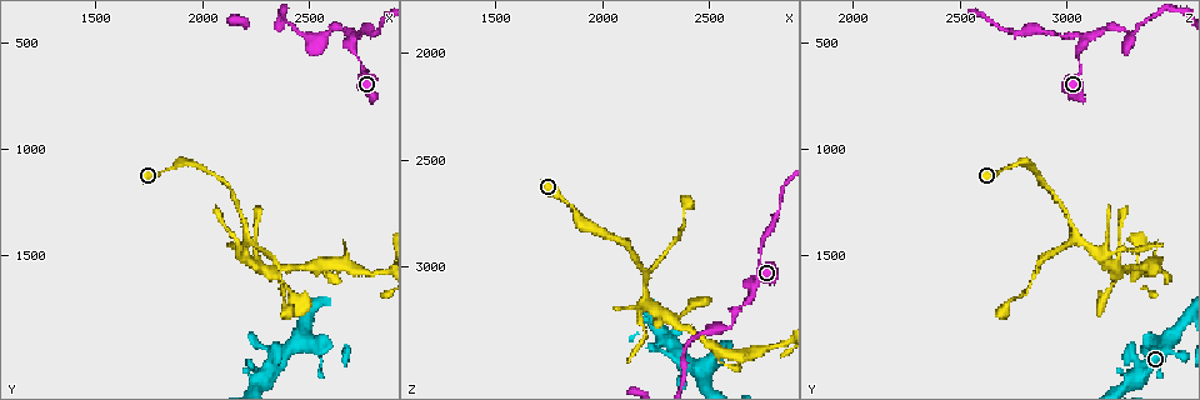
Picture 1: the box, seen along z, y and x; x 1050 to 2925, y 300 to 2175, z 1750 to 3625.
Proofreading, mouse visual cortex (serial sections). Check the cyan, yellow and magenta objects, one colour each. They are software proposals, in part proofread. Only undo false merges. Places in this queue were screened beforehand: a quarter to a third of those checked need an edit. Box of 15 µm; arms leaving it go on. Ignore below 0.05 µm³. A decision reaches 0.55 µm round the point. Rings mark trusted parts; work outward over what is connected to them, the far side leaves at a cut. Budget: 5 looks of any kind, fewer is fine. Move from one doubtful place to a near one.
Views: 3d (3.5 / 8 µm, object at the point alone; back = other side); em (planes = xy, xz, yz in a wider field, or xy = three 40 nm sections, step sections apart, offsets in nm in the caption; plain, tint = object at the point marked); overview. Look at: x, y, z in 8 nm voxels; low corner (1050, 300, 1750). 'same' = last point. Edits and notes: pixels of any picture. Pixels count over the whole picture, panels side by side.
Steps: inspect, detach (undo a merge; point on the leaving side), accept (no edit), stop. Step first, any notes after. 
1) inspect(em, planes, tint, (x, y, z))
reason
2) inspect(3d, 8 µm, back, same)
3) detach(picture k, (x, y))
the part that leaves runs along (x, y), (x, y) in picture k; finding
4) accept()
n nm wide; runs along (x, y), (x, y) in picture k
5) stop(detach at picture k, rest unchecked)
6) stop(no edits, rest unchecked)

inspect(3d, 8 µm, back, (2690, 480, 3090))
a fork

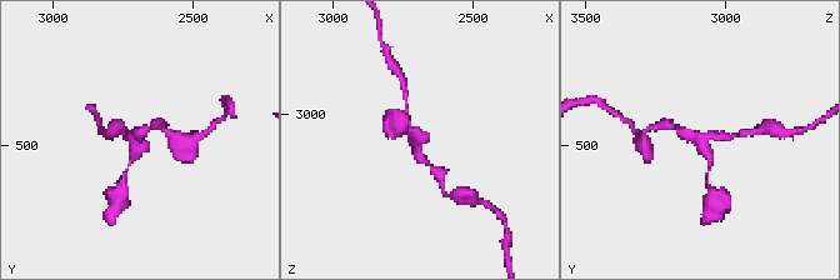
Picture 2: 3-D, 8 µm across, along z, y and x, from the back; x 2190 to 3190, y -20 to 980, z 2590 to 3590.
inspect(em, xy, step 2, tint, (2700, 490, 3090))
3 arms; arms of 150, 200, 250 nm; need the tissue

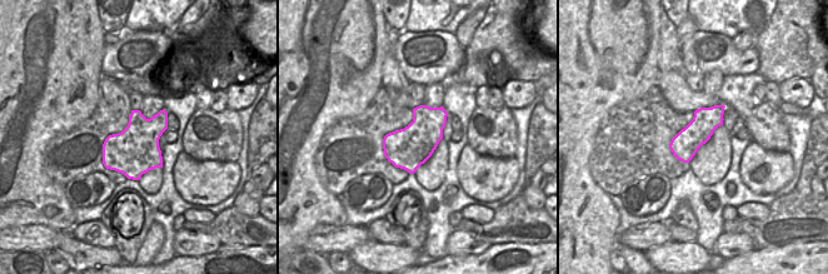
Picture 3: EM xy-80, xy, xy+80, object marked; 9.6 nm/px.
accept()
runs along (706, 174), (706, 150), (673, 126) in picture 2; one cell here

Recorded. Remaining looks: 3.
inspect(3d, 3.5 µm, back, (2190, 1510, 3170))

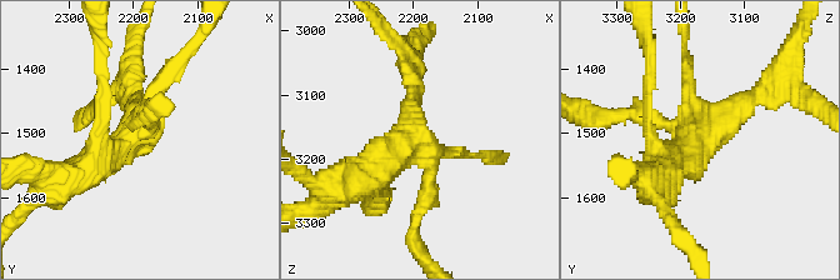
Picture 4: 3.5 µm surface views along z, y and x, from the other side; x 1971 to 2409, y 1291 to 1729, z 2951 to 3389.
inspect(em, xy, step 5, tint, (2200, 1500, 3170))

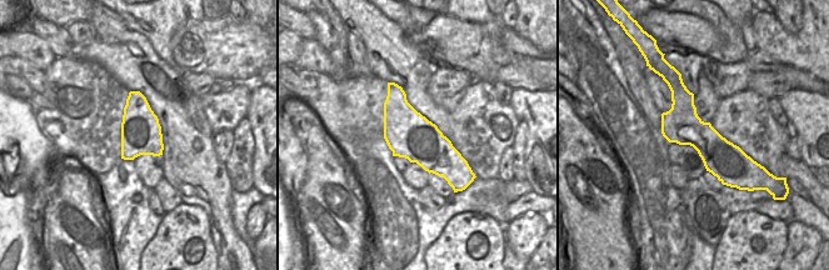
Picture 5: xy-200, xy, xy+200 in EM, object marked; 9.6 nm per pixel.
accept()
runs along (765, 85), (660, 178) in picture 4; all the same cell

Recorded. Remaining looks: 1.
stop(no edits, rest unchecked)

